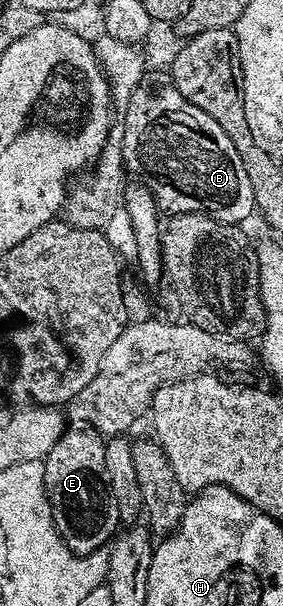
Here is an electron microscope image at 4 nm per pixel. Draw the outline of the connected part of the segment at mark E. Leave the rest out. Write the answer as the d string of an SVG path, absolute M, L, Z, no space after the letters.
M71 421L60 440L56 440L49 459L44 461L44 488L50 511L58 535L74 554L91 554L103 549L120 526L116 500L112 500L106 479L105 447L103 435L92 424Z

